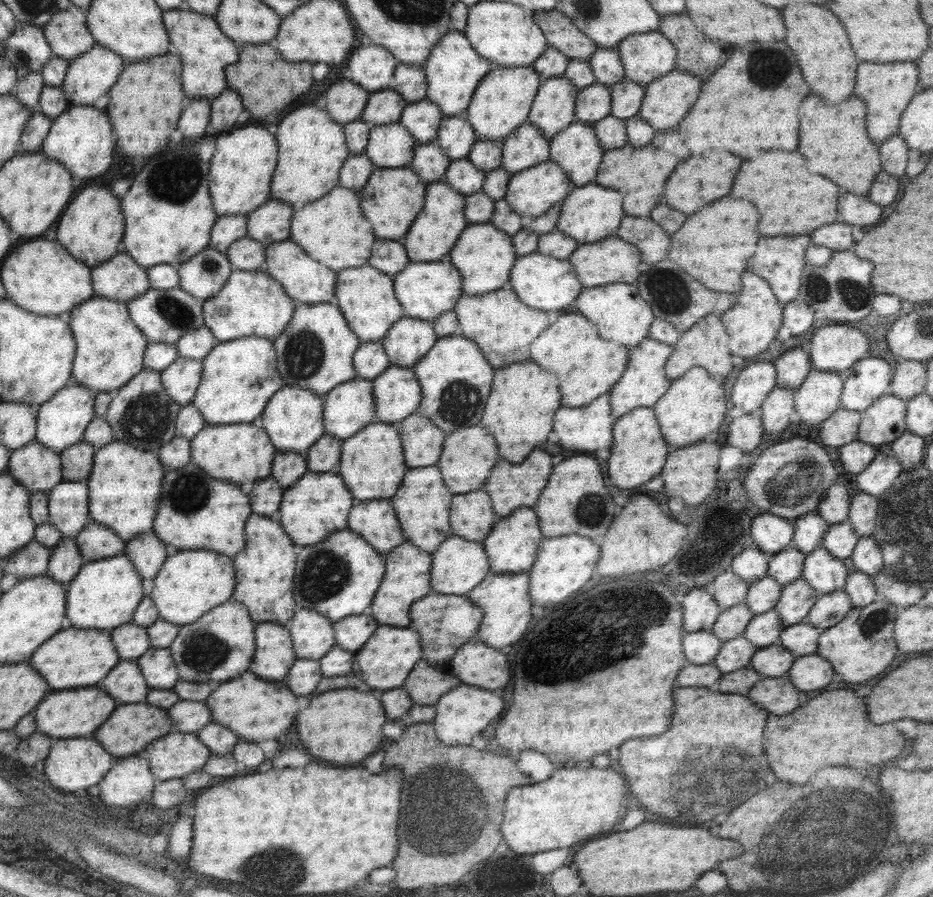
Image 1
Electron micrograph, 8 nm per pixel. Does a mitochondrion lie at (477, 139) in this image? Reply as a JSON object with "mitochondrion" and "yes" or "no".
{"mitochondrion":"no"}

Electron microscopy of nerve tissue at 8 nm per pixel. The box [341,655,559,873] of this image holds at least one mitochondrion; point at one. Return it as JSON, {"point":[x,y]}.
{"point":[430,831]}

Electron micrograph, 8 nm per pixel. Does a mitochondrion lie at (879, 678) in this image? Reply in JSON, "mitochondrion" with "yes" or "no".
{"mitochondrion":"no"}

